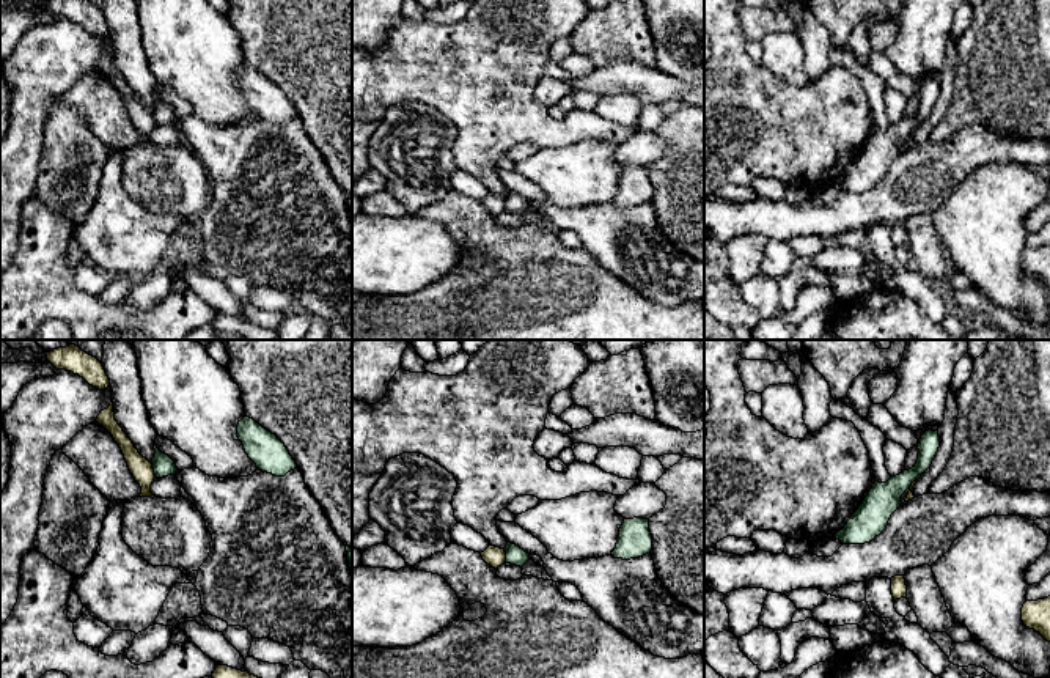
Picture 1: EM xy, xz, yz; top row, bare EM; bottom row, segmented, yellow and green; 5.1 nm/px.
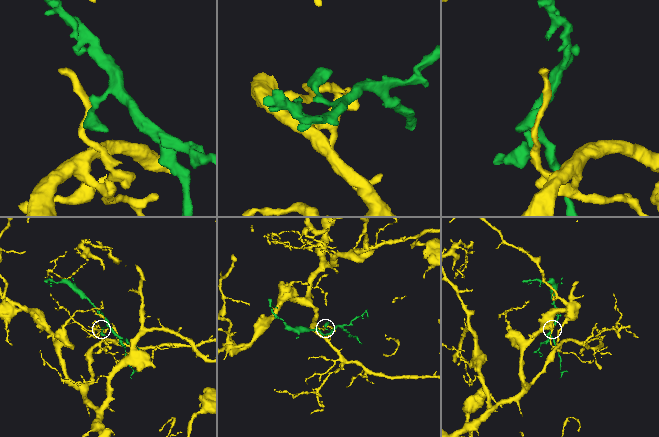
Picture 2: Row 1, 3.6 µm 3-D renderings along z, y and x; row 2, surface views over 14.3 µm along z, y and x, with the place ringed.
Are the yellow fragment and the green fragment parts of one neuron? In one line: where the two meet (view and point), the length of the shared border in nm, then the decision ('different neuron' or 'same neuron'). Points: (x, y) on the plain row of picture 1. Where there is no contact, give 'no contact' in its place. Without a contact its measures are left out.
contact xy (153, 118); length 90 nm; different neuron

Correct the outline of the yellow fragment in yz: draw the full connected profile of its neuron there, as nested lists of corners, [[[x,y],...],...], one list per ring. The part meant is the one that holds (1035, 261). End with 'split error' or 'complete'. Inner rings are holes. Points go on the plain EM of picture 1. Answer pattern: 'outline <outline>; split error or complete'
outline [[[1050,244],[1037,249],[1026,249],[1022,255],[1022,269],[1026,275],[1034,277],[1050,289]]]; complete

